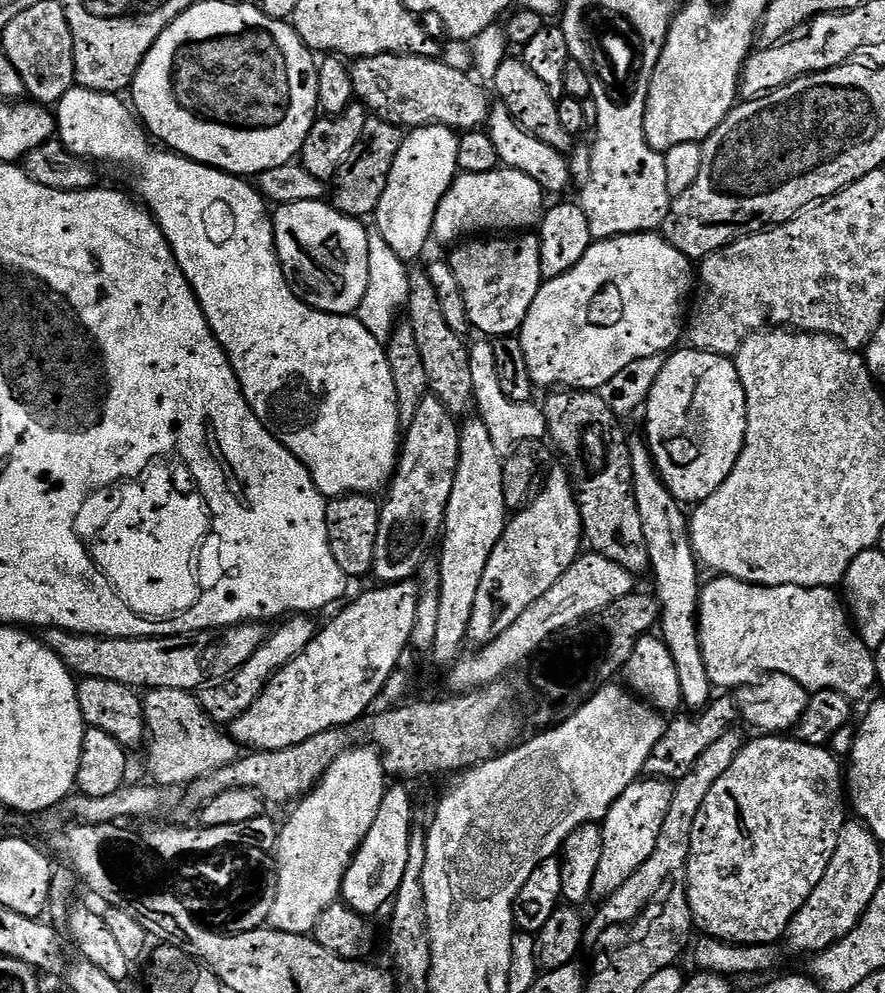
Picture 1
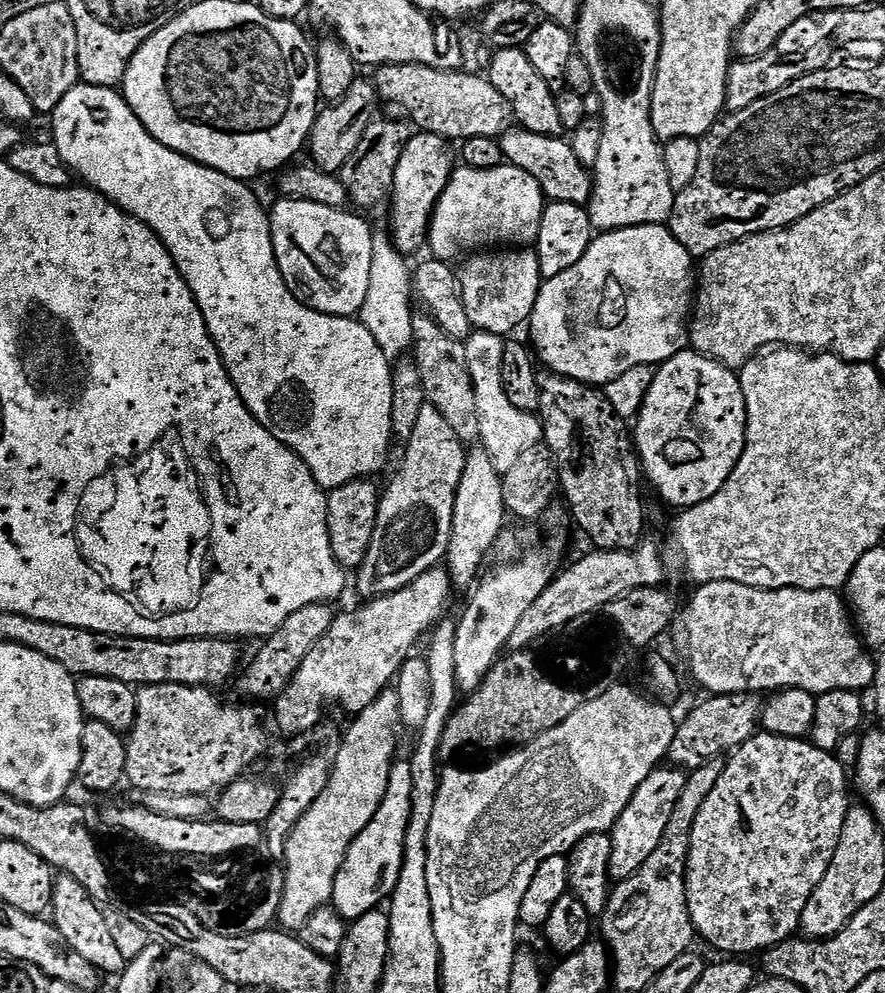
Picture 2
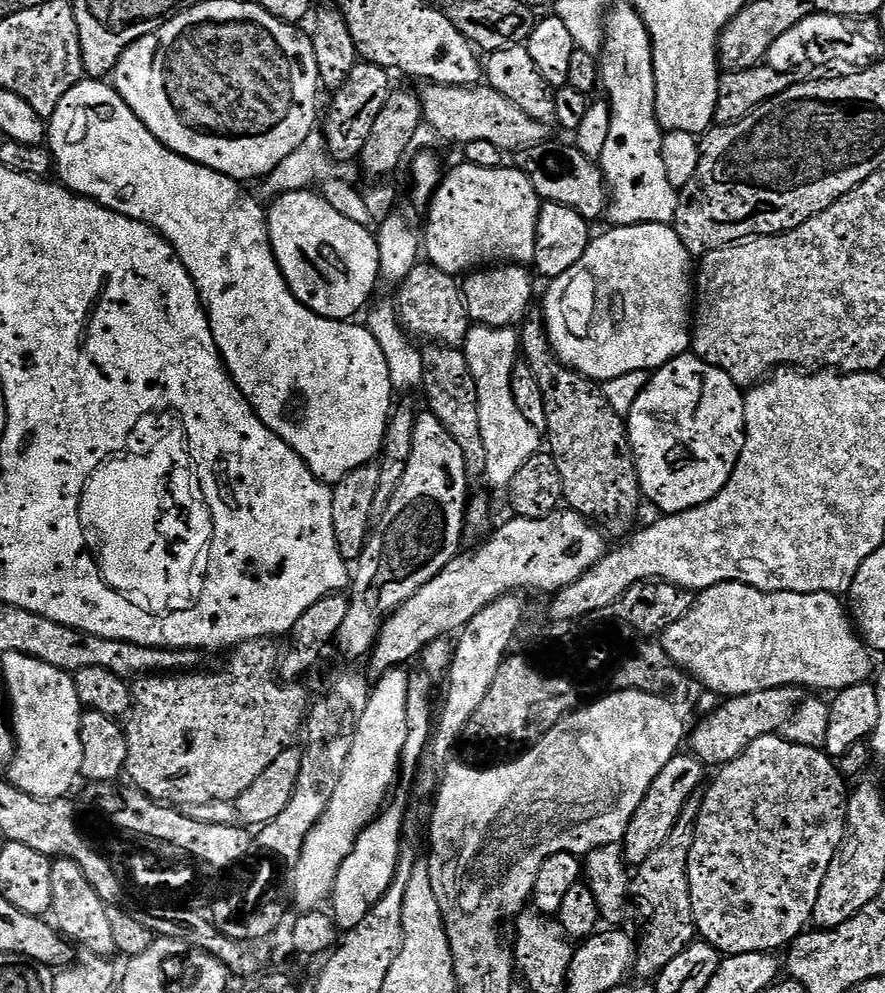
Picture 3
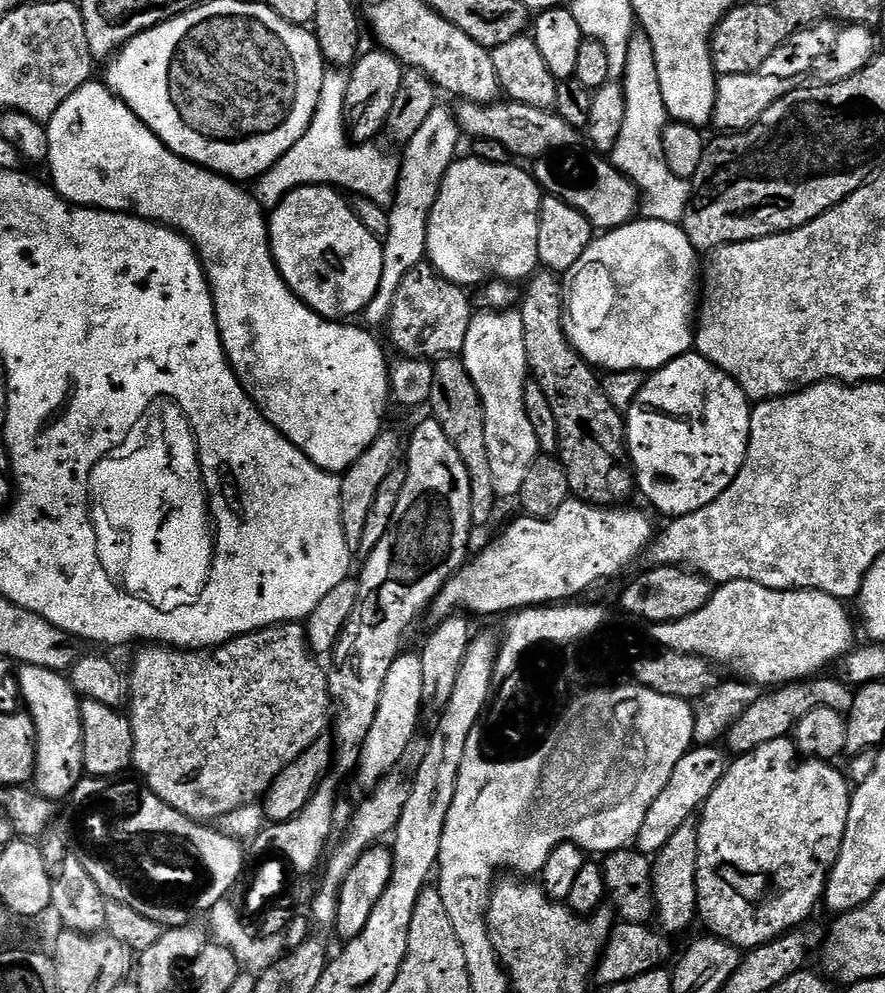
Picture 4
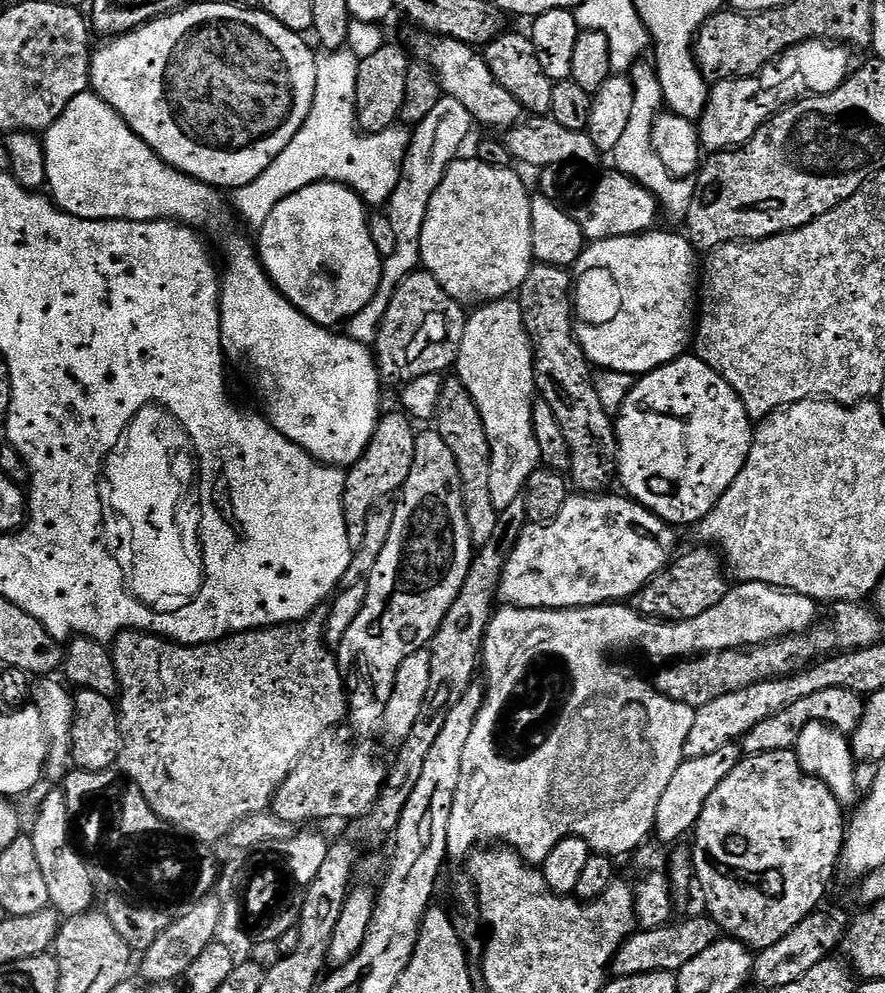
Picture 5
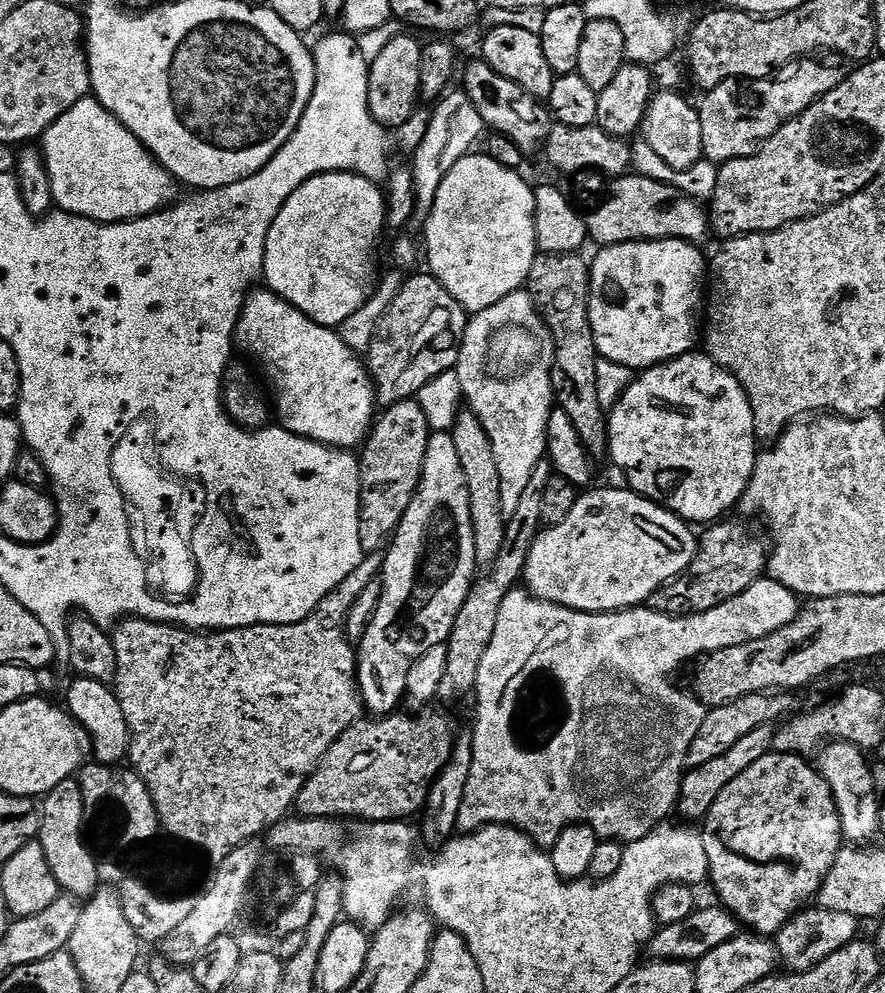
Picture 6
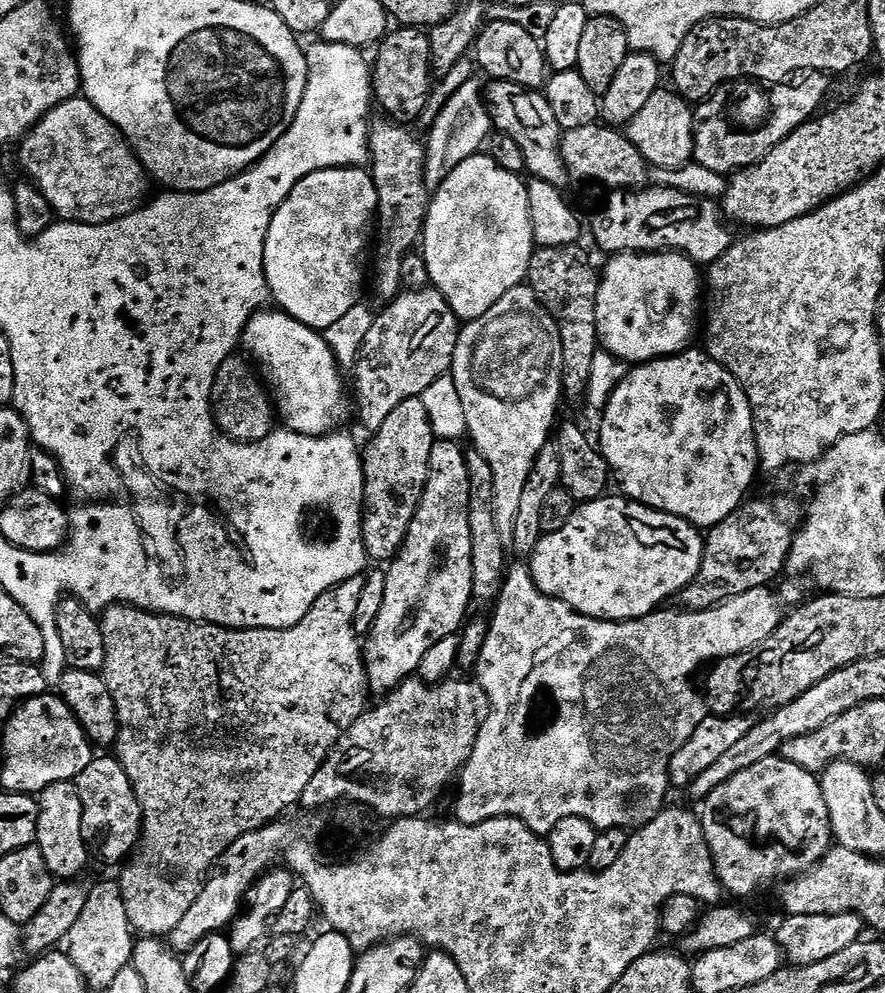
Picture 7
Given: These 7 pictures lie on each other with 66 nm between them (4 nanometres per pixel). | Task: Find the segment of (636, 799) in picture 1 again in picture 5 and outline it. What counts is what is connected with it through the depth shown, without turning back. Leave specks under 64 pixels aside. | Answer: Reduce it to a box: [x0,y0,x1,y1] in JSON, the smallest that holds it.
[654,742,742,846]

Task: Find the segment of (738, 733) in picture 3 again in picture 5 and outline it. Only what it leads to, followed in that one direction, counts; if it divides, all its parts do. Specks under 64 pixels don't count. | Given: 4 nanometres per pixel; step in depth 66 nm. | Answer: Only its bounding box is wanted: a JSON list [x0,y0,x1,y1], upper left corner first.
[742,687,865,755]

